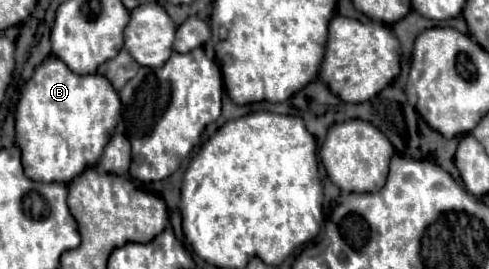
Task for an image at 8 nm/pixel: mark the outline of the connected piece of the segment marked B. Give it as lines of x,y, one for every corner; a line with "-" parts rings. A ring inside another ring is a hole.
58,57
42,61
34,75
24,85
20,101
16,105
16,145
22,151
22,165
30,179
42,183
70,183
86,167
98,163
104,145
108,143
120,115
120,99
110,81
102,75
78,75
72,73

